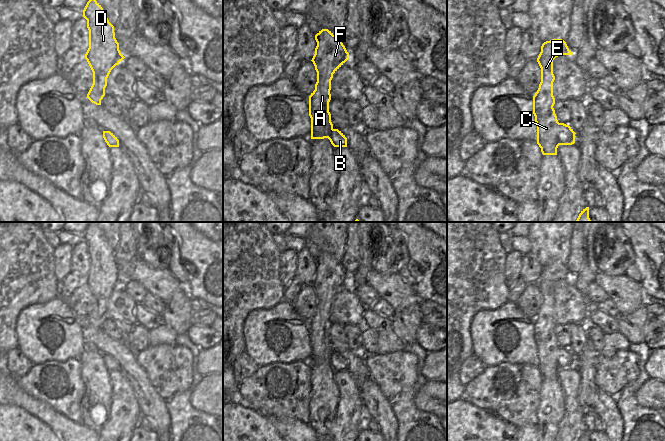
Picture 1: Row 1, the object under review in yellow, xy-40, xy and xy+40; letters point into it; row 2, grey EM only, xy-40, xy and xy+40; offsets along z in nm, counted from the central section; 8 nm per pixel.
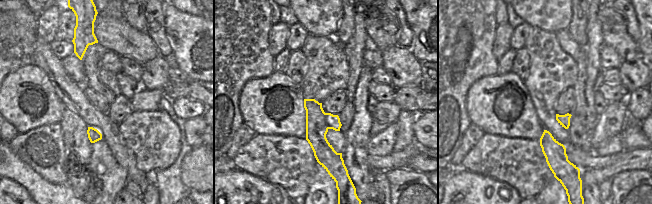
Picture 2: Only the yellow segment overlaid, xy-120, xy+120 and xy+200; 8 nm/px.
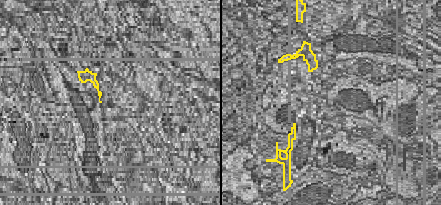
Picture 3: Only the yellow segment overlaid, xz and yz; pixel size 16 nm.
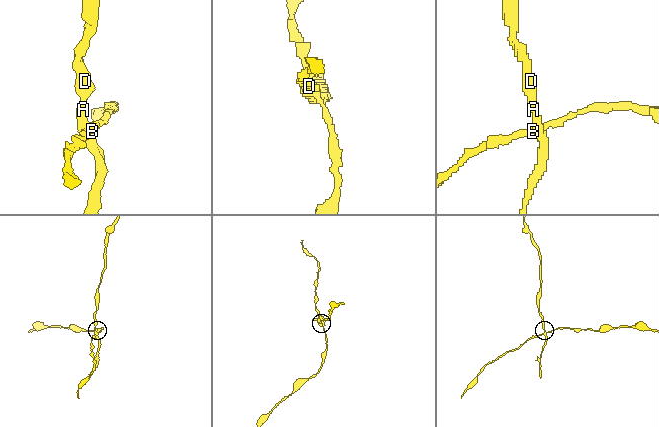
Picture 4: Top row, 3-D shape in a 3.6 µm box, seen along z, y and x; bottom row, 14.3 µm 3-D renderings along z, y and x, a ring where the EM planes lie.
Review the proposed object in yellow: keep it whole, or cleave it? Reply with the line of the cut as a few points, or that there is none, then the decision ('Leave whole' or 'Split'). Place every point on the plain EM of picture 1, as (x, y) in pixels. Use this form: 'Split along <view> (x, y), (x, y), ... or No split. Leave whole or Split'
Split along xy+40 (559, 347), (557, 352), (558, 368). Split.

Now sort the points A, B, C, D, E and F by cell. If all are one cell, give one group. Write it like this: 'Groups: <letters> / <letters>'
Groups: A C D E F / B.

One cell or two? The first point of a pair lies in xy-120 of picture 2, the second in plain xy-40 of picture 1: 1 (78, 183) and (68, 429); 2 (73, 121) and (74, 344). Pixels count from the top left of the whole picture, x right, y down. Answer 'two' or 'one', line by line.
1: two
2: two

